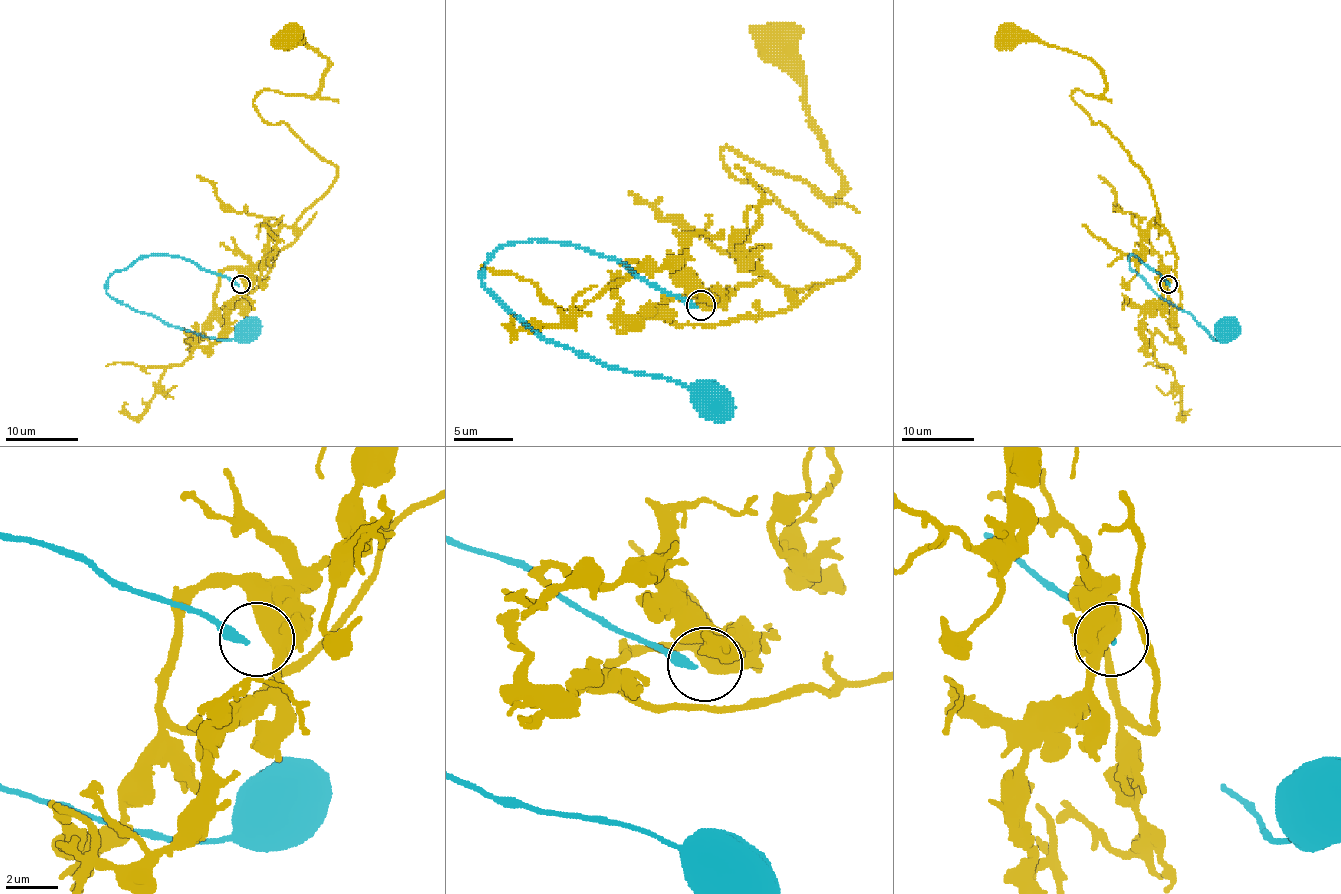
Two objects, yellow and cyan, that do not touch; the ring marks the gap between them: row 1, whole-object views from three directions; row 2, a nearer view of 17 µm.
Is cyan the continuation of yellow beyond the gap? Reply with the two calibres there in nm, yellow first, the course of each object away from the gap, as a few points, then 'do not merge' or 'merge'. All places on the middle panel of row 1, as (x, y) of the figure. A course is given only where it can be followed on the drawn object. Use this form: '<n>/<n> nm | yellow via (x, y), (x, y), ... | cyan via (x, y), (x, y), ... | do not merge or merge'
850/320 nm | yellow via (703, 307), (658, 310), (782, 313), (856, 265), (720, 156), (827, 203), (841, 189), (779, 41) | cyan via (697, 307), (561, 242), (502, 245), (481, 280), (534, 330), (591, 360), (706, 386), (709, 395) | do not merge

